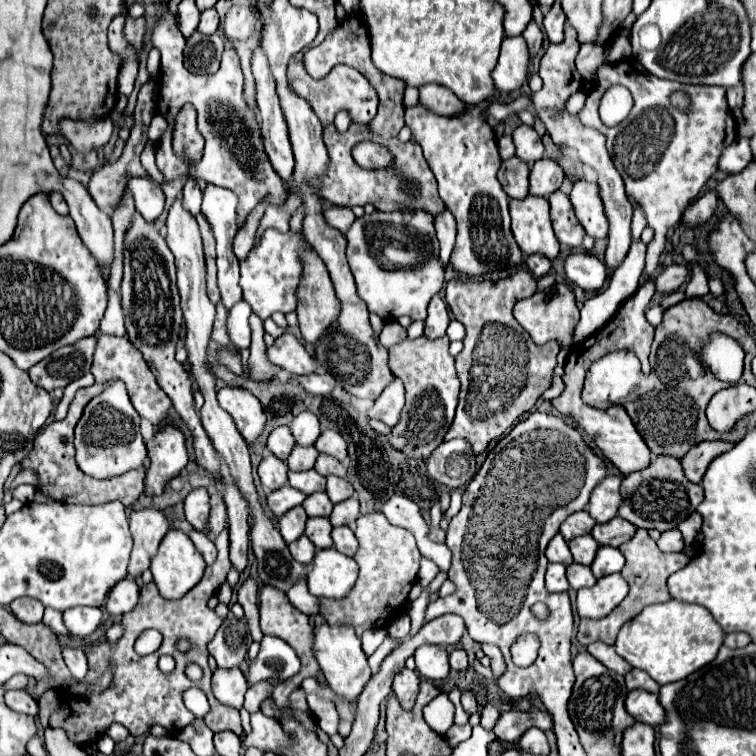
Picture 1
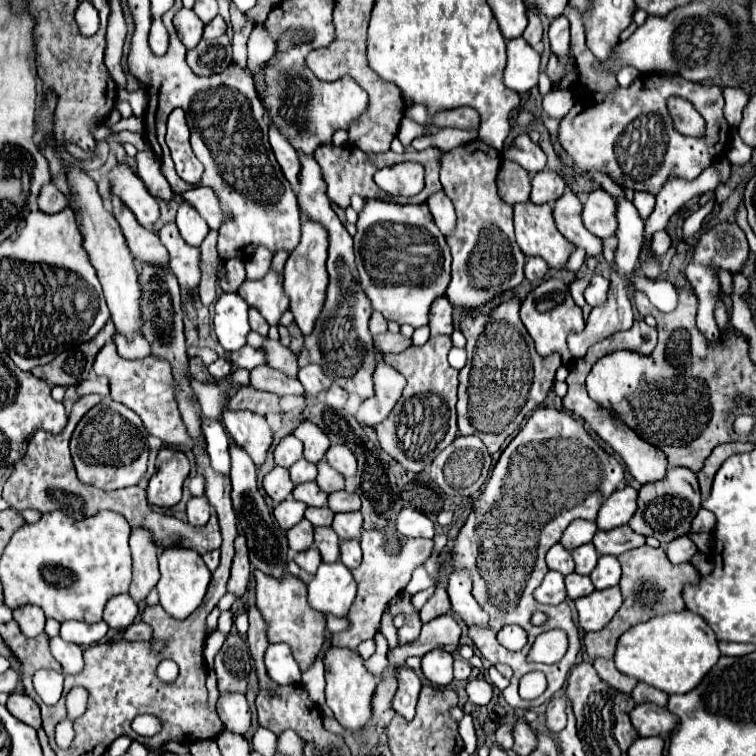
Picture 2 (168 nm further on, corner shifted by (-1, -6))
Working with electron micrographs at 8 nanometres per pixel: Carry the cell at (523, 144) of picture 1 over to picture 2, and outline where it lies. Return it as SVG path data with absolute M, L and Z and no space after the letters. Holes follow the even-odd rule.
M519 134L511 146L501 150L501 156L505 160L513 160L521 164L529 174L537 174L545 168L545 154L539 148L539 144L533 144L527 134Z

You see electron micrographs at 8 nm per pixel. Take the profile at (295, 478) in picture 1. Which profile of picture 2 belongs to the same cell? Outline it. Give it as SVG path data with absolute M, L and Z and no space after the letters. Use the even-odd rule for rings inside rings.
M315 482L295 486L293 498L299 502L305 502L307 506L313 506L313 508L321 508L327 504L327 494Z

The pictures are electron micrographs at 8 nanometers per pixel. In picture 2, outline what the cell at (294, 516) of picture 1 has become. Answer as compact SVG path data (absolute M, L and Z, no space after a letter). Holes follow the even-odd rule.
M301 520L287 532L287 540L289 548L293 548L295 552L307 550L313 544L313 524L309 524L309 520Z

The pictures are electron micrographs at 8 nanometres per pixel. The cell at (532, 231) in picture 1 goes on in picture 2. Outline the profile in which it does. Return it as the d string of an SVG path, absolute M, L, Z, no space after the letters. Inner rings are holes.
M533 202L517 204L515 206L515 236L525 256L541 256L555 270L563 270L571 252L575 250L575 246L567 238L563 238L561 232L557 230L555 220L553 220L553 208L549 204L541 204L541 206Z

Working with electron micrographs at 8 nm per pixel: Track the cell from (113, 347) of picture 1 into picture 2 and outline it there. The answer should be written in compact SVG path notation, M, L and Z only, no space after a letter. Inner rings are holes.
M109 342L99 350L95 358L95 372L97 376L109 376L111 398L131 408L143 420L143 426L151 436L161 438L163 444L169 448L193 450L195 442L193 438L189 438L189 432L177 408L177 400L175 400L177 382L173 378L169 362L165 362L163 358L153 358L153 356L147 356L141 360L127 360L127 358L121 358L117 354L115 344Z

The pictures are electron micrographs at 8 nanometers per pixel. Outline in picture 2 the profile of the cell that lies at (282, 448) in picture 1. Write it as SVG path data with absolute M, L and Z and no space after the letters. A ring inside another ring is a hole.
M293 434L283 438L275 448L275 464L283 468L291 468L297 460L303 458L303 442L297 440Z

